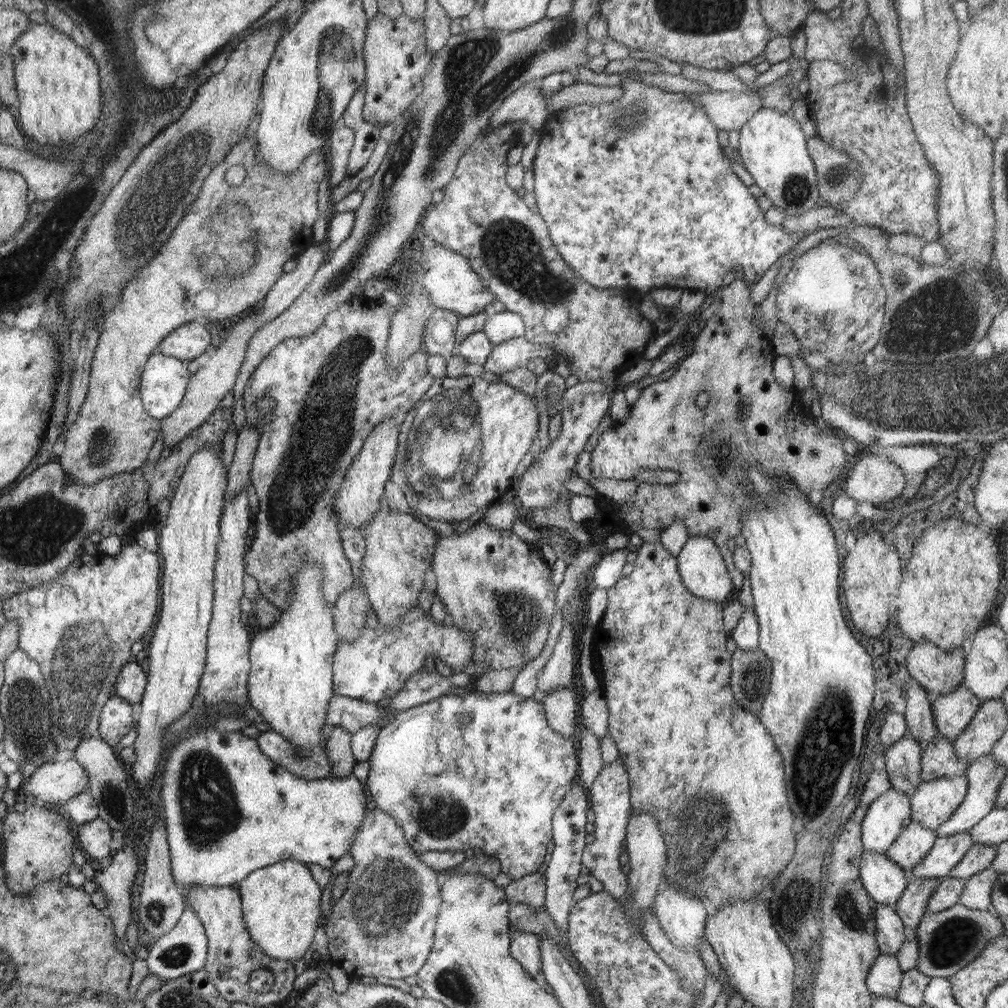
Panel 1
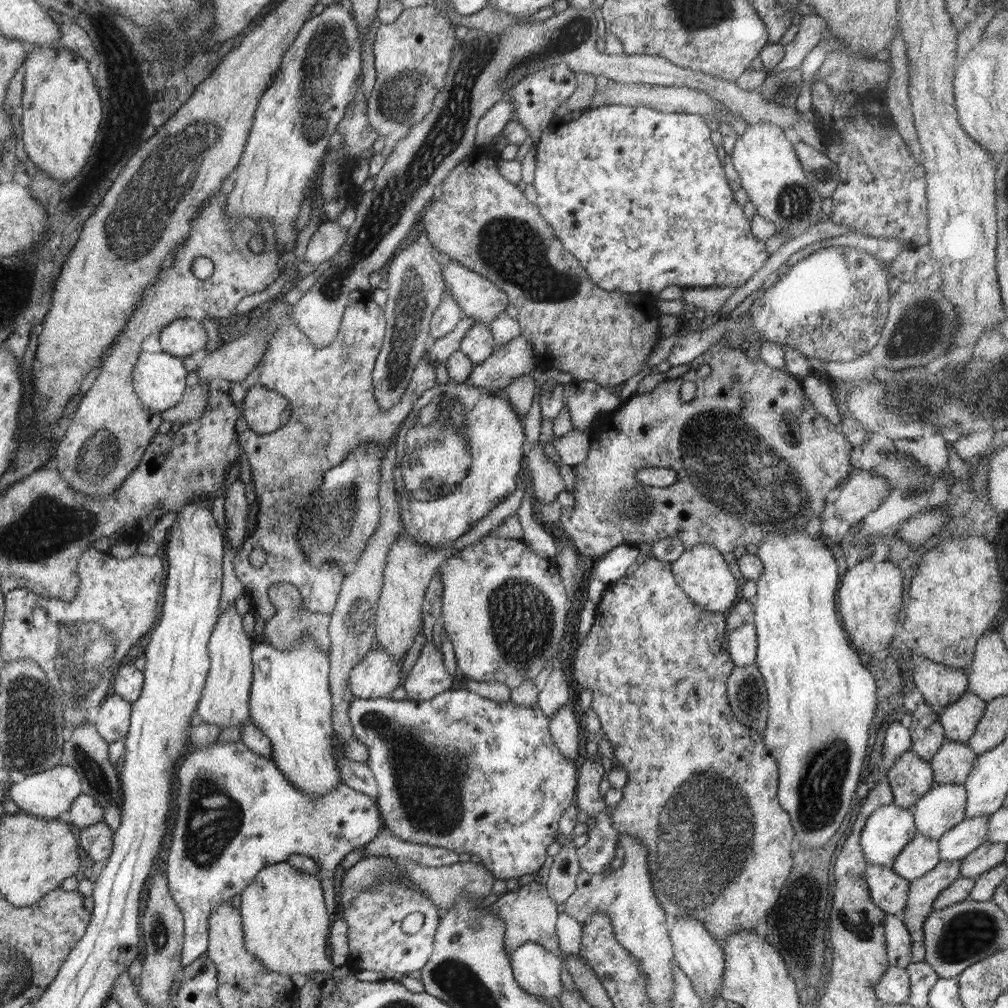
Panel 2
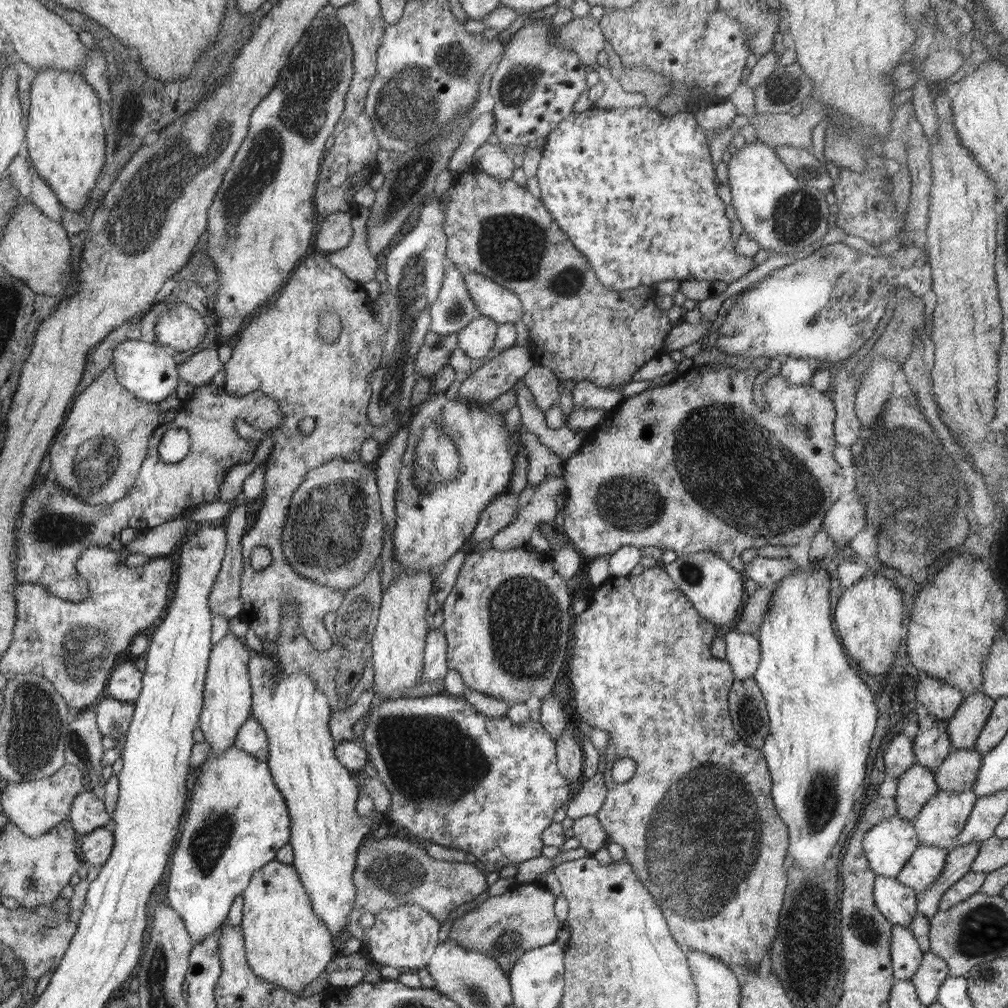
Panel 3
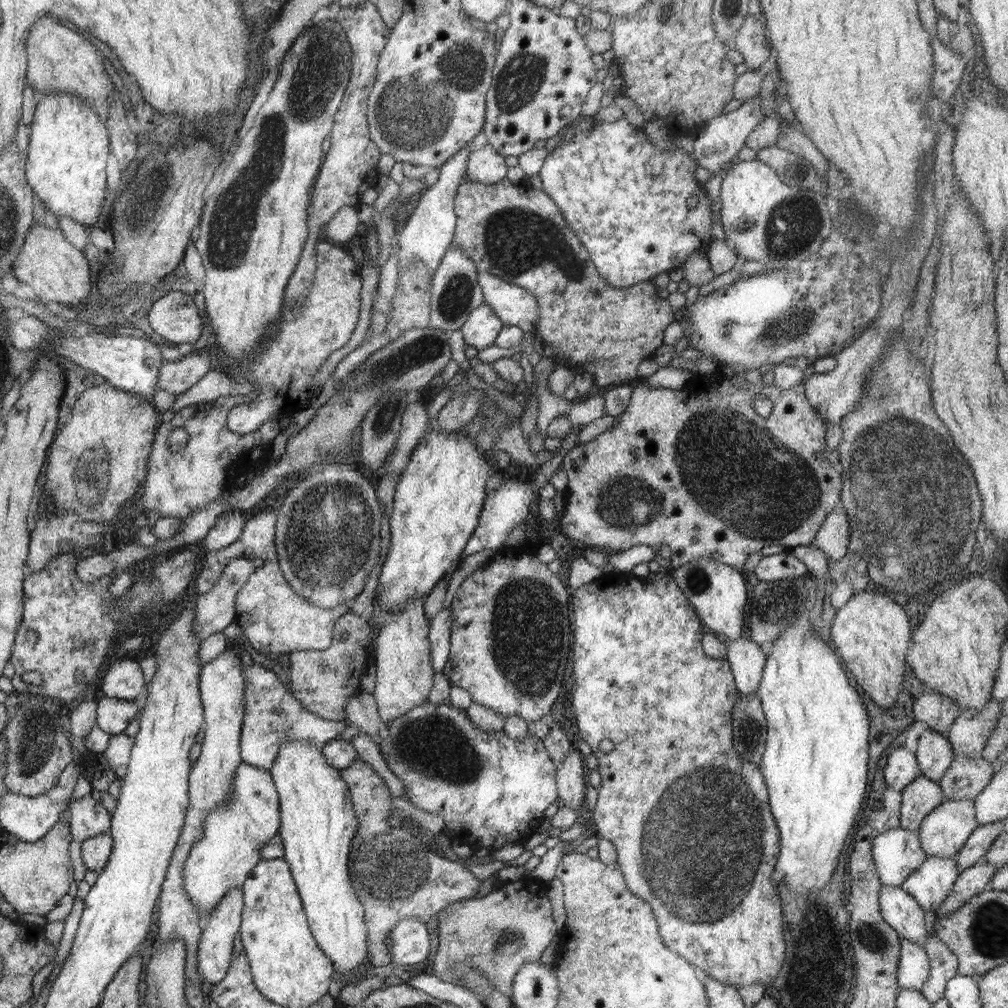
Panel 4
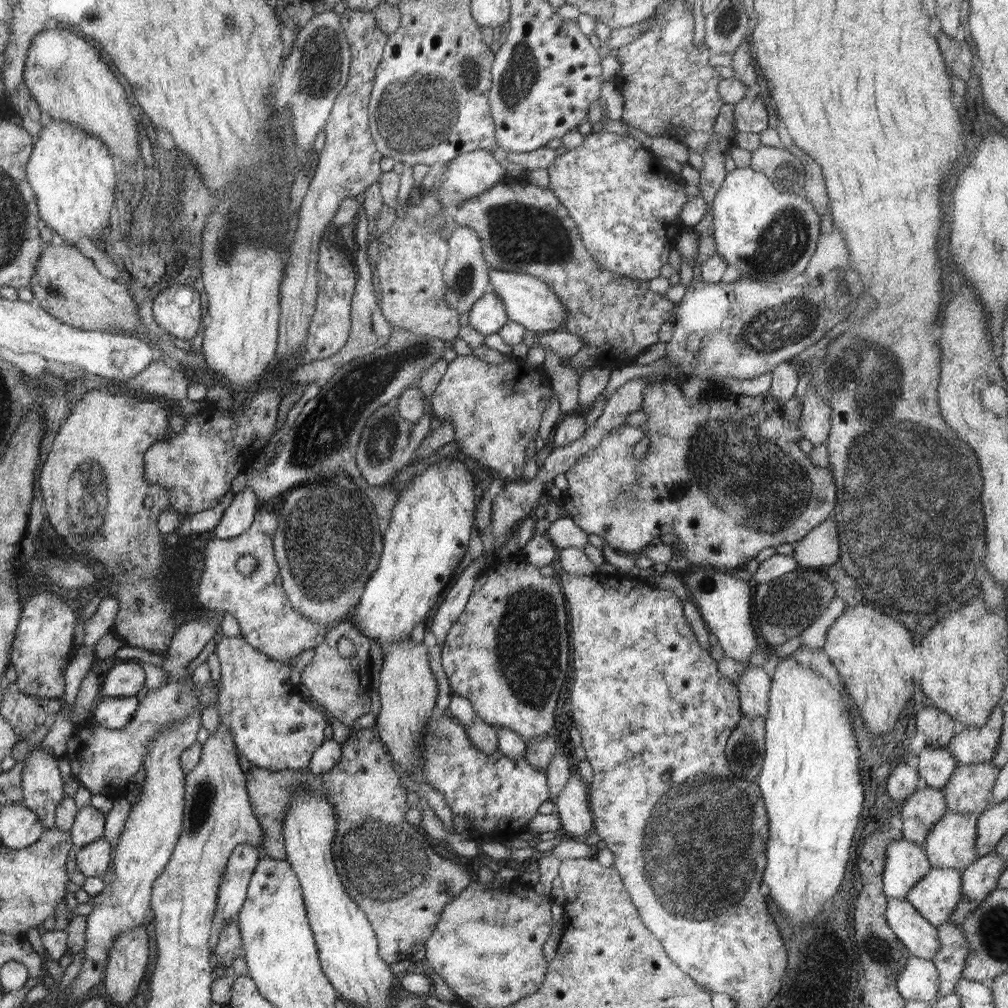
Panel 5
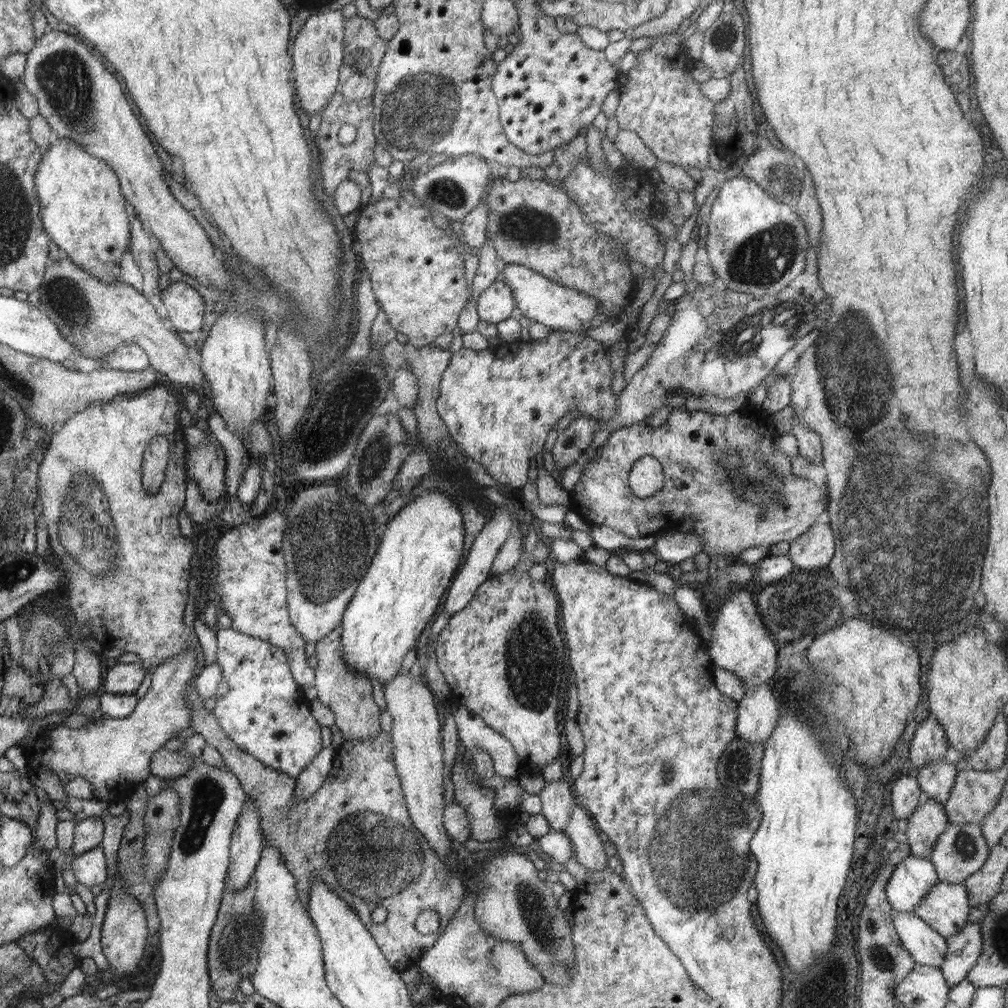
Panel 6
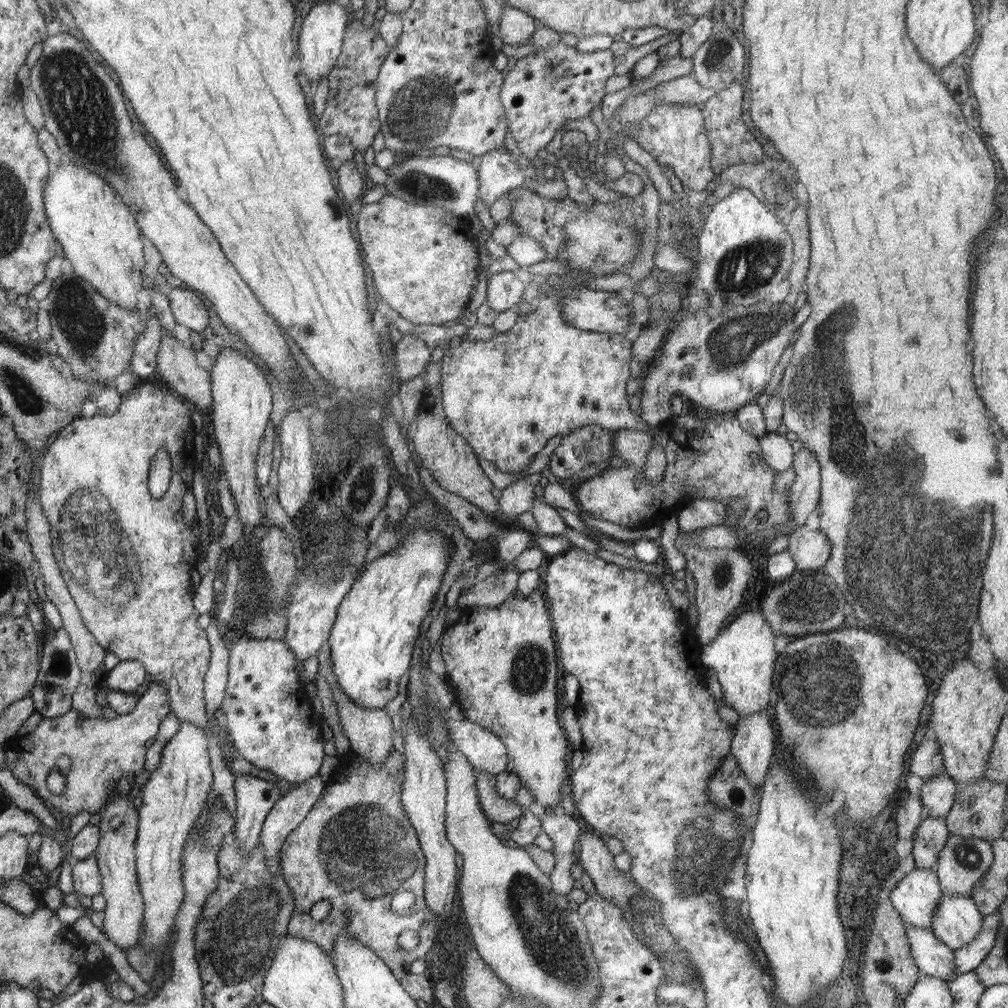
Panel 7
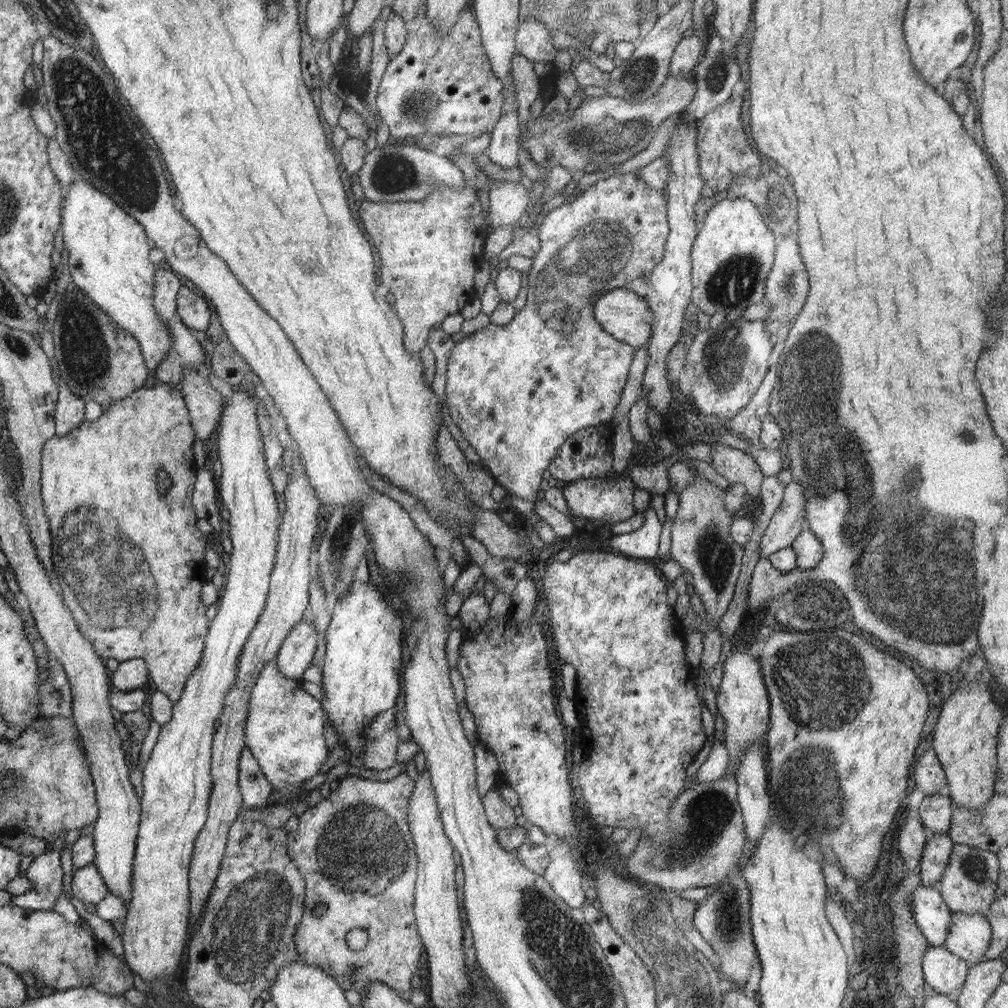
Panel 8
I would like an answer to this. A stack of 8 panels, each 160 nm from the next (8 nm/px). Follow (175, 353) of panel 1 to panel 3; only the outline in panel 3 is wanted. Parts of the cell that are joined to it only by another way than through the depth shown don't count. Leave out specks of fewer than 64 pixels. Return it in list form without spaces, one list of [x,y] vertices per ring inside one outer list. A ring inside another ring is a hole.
[[[188,304],[168,305],[168,312],[154,326],[159,345],[175,348],[179,353],[192,350],[204,340],[206,324]]]

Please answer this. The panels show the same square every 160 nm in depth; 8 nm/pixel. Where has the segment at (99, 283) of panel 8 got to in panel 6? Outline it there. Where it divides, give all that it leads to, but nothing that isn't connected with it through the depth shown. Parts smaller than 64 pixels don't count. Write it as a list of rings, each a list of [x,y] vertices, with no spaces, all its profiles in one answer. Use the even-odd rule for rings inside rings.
[[[59,138],[43,156],[37,168],[36,185],[46,232],[74,264],[106,284],[117,282],[114,268],[132,243],[127,200],[120,192],[117,173],[106,161],[90,156],[80,144],[69,138]]]

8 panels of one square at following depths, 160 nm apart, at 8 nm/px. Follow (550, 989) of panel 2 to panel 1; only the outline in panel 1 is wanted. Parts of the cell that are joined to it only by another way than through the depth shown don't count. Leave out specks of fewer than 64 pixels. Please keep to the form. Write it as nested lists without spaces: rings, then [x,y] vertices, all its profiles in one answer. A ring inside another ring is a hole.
[[[512,930],[510,933],[510,954],[517,960],[522,968],[534,979],[542,971],[540,940],[529,932]]]

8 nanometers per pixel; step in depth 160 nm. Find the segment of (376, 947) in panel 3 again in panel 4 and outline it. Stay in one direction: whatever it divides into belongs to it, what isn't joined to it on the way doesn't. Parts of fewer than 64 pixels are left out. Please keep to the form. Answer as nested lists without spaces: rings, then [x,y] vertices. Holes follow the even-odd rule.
[[[404,919],[391,930],[389,944],[391,962],[397,965],[420,965],[430,952],[427,924],[416,919]]]

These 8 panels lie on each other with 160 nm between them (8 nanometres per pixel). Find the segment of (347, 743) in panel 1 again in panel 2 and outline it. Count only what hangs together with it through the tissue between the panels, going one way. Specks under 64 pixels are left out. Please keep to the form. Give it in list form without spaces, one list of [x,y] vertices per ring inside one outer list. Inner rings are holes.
[[[391,443],[385,448],[382,457],[378,498],[381,504],[380,520],[374,534],[367,540],[366,548],[362,551],[358,562],[352,571],[345,576],[341,585],[340,598],[337,600],[336,610],[330,614],[329,637],[331,647],[329,650],[331,670],[330,688],[333,699],[333,729],[338,733],[343,750],[345,744],[354,739],[353,726],[349,719],[349,706],[354,700],[350,690],[350,673],[354,667],[371,651],[375,636],[375,614],[382,590],[382,575],[387,561],[387,556],[392,544],[405,530],[400,518],[400,505],[398,492],[395,489],[393,470],[396,466],[397,449]]]

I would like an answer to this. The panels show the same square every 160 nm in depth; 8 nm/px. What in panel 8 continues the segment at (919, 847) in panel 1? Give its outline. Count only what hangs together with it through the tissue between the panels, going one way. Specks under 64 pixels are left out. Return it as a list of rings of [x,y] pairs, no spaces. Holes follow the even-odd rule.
[[[952,912],[950,928],[943,947],[970,967],[983,961],[990,947],[992,929],[986,915]]]

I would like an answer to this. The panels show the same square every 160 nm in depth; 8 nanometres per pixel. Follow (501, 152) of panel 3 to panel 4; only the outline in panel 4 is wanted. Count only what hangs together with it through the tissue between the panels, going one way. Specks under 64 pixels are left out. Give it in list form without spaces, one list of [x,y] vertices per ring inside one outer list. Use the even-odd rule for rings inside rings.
[[[484,146],[470,153],[464,179],[480,184],[494,184],[506,177],[507,170],[504,157],[491,146]]]

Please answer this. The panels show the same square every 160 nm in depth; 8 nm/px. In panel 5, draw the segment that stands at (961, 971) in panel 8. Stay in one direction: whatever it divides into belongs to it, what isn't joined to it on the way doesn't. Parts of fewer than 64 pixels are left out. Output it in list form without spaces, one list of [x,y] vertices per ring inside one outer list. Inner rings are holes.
[[[887,898],[885,918],[898,940],[911,952],[911,956],[924,960],[935,958],[941,945],[937,929],[906,899]]]

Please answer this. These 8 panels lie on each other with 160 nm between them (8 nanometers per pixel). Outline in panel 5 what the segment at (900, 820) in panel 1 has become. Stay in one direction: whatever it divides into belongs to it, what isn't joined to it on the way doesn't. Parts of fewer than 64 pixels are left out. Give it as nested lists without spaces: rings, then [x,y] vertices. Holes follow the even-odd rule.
[[[904,838],[888,844],[883,870],[883,891],[887,898],[904,900],[910,889],[930,872],[923,846]]]

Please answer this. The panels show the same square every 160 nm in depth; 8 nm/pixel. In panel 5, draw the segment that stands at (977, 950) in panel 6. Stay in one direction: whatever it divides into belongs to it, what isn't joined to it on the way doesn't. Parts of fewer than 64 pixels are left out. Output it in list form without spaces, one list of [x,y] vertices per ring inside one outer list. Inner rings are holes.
[[[946,923],[936,929],[941,945],[931,961],[939,972],[938,994],[943,997],[954,993],[957,982],[963,977],[969,944],[963,930],[956,924]]]

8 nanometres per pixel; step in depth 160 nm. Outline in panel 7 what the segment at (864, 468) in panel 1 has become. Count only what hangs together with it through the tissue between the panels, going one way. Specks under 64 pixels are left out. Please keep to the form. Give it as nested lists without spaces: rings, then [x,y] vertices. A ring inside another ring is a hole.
[[[820,505],[806,518],[804,525],[797,527],[788,536],[787,551],[800,570],[822,569],[831,555],[831,542],[820,530]]]

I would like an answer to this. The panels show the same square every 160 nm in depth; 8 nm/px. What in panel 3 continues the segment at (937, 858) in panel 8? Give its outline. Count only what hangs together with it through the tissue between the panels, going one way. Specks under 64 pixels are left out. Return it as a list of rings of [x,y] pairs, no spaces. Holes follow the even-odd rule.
[[[917,762],[902,773],[897,783],[897,815],[912,822],[939,790],[934,772]]]

